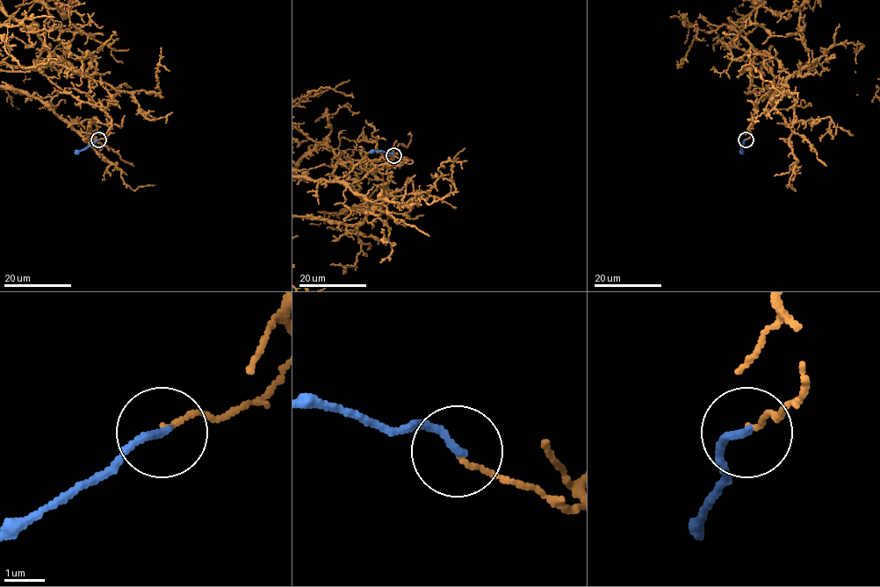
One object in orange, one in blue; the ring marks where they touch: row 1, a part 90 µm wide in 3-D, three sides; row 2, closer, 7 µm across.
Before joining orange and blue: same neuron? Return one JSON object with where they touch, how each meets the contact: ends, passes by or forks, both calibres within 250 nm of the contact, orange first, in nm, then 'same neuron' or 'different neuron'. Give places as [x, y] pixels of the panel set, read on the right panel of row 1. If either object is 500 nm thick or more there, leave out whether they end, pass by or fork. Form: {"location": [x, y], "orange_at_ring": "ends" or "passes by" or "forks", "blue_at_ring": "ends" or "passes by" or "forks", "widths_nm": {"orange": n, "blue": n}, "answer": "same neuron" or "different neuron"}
{"location": [746, 139], "orange_at_ring": "ends", "blue_at_ring": "ends", "widths_nm": {"orange": 110, "blue": 190}, "answer": "different neuron"}

